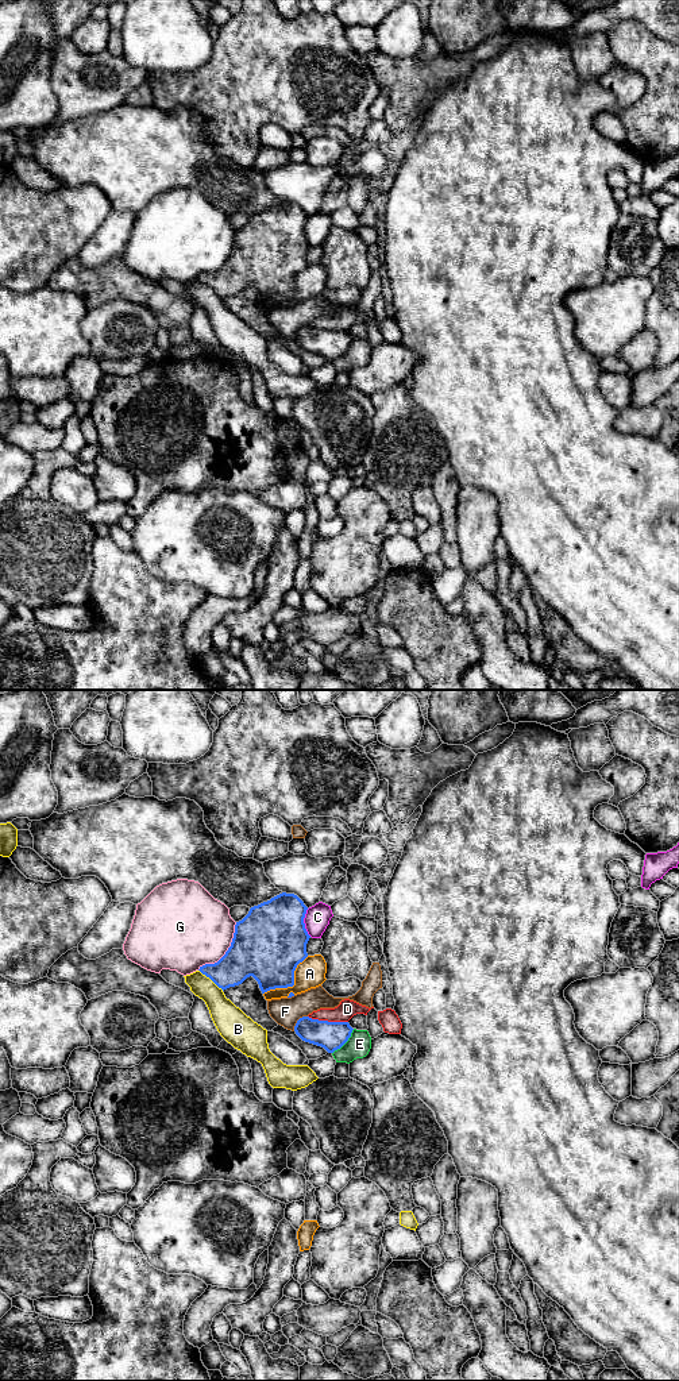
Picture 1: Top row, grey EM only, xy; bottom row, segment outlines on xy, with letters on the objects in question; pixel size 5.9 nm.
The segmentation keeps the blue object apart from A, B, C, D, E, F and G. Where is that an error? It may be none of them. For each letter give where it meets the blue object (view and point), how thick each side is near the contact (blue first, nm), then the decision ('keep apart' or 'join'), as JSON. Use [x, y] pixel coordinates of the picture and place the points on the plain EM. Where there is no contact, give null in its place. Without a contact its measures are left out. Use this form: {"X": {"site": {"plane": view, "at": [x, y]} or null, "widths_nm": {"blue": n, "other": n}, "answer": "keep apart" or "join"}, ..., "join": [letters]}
{"A": {"site": {"plane": "xy", "at": [293, 293]}, "widths_nm": {"blue": 380, "other": 170}, "answer": "keep apart"}, "B": {"site": {"plane": "xy", "at": [211, 288]}, "widths_nm": {"blue": 240, "other": 170}, "answer": "keep apart"}, "C": {"site": {"plane": "xy", "at": [303, 231]}, "widths_nm": {"blue": 420, "other": 150}, "answer": "keep apart"}, "D": {"site": {"plane": "xy", "at": [327, 330]}, "widths_nm": {"blue": 170, "other": 110}, "answer": "keep apart"}, "E": {"site": {"plane": "xy", "at": [344, 351]}, "widths_nm": {"blue": 170, "other": 140}, "answer": "keep apart"}, "F": {"site": {"plane": "xy", "at": [297, 330]}, "widths_nm": {"blue": 170, "other": 170}, "answer": "keep apart"}, "G": {"site": {"plane": "xy", "at": [226, 261]}, "widths_nm": {"blue": 400, "other": 460}, "answer": "keep apart"}, "join": []}

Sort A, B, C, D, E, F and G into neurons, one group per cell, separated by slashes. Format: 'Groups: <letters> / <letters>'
Groups: A / B / C / D / E / F / G

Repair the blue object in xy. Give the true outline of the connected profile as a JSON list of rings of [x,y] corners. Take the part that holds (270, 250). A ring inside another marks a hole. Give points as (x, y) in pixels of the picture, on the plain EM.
[[[282,201],[267,211],[250,217],[248,223],[235,234],[231,255],[215,273],[200,275],[200,281],[209,286],[223,300],[242,293],[252,285],[262,302],[294,294],[294,279],[306,266],[306,252],[310,247],[304,227],[308,216],[294,202]]]

